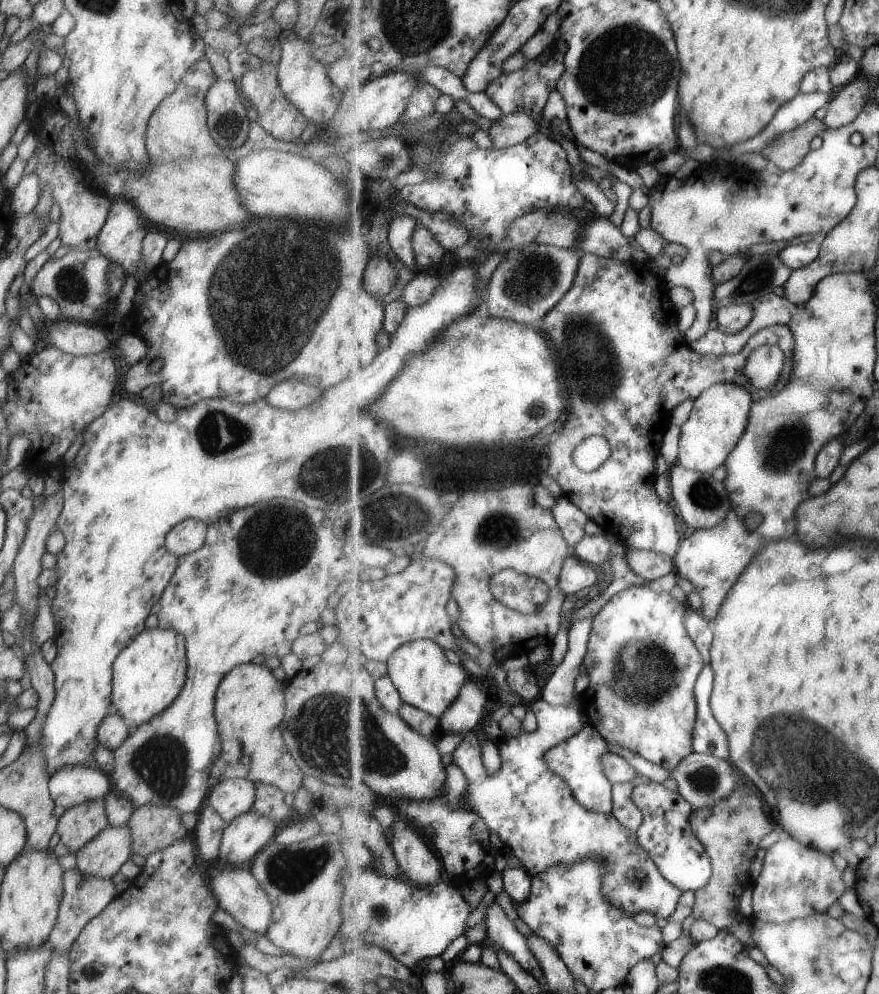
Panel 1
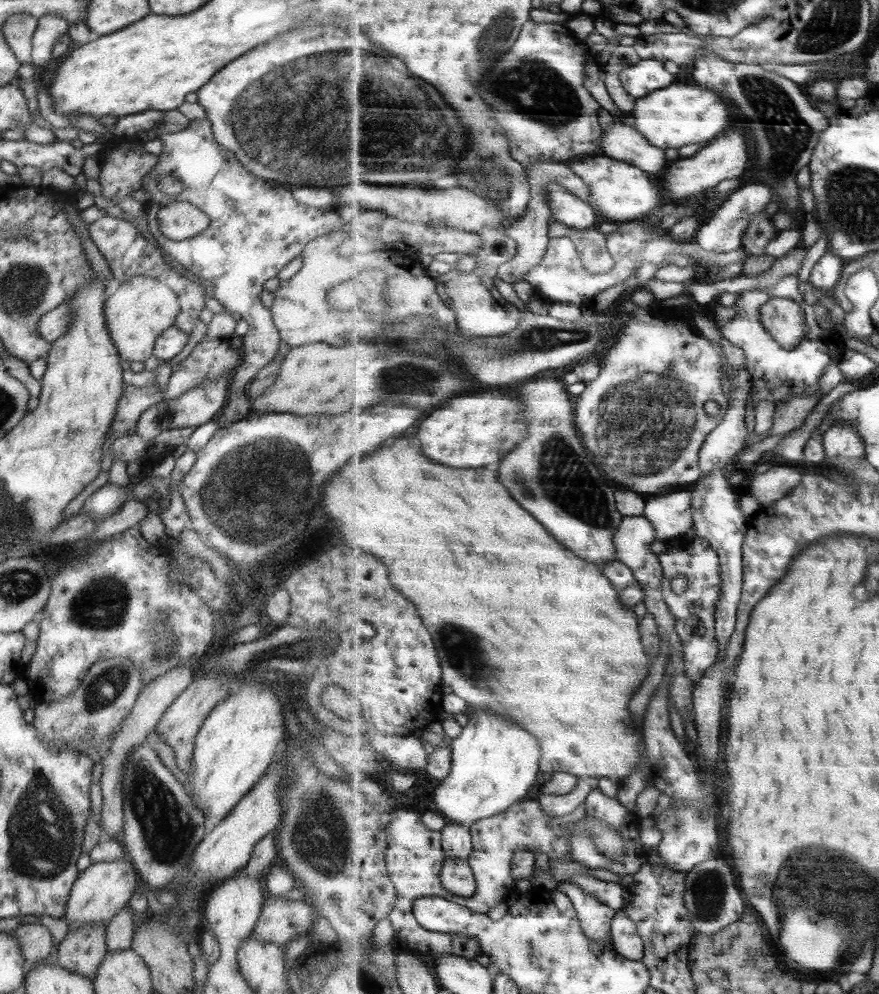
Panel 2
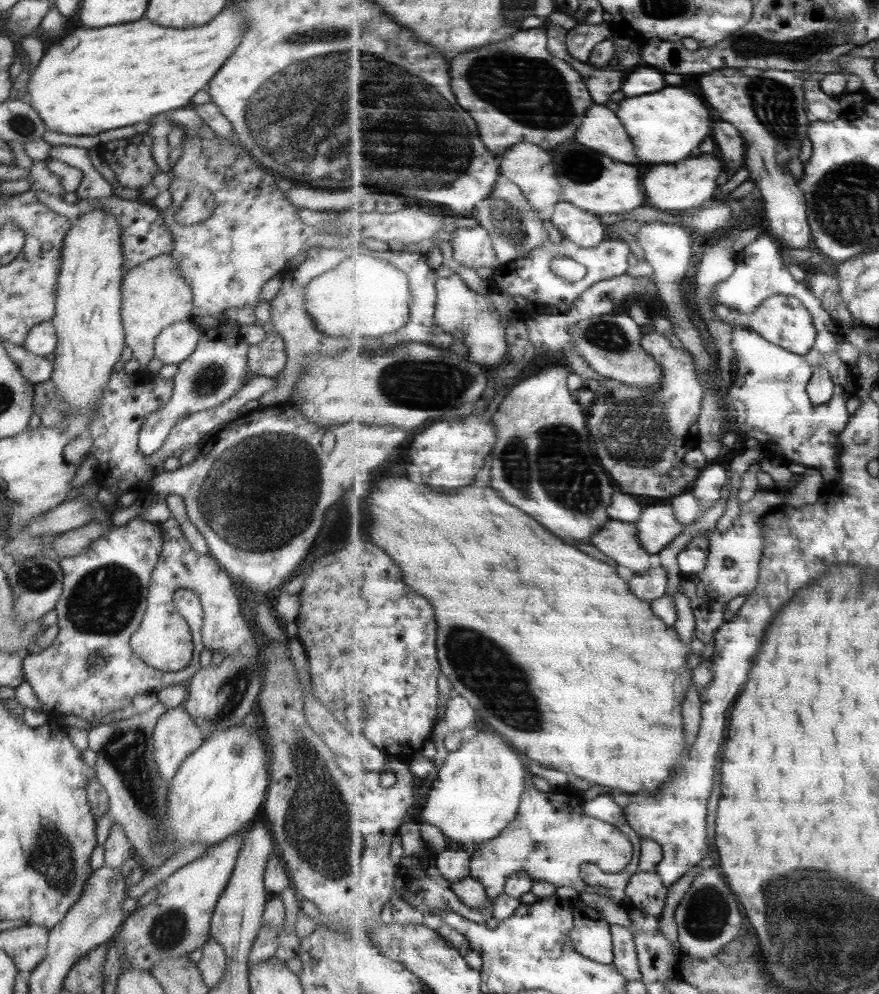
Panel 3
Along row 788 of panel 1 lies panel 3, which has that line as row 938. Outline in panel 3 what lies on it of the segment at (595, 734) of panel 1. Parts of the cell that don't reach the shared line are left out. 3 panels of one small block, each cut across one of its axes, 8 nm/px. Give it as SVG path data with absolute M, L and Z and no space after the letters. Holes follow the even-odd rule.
M574 901L573 930L571 938L583 956L601 964L613 964L614 940L610 924L601 917L597 910L586 906L582 902Z

